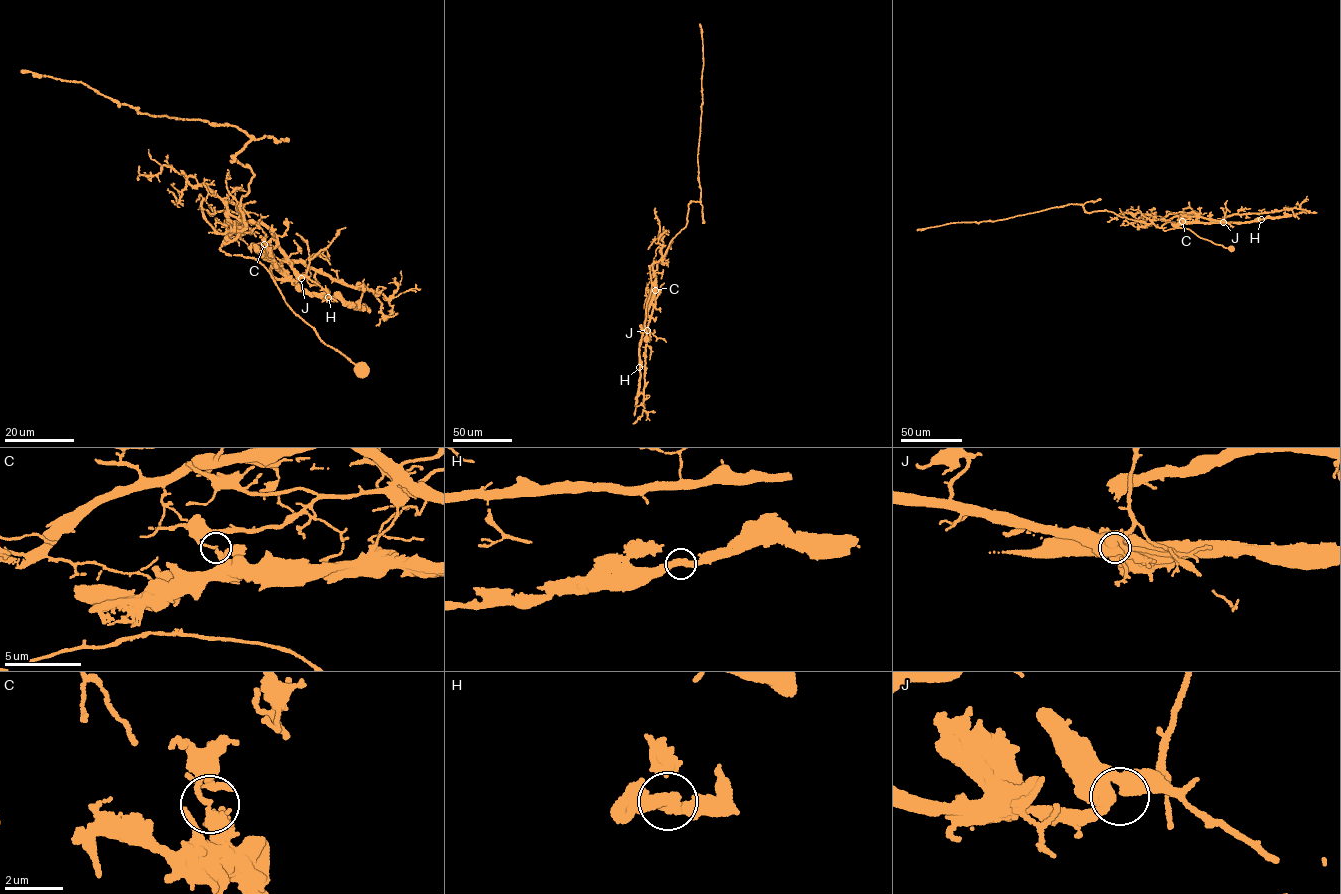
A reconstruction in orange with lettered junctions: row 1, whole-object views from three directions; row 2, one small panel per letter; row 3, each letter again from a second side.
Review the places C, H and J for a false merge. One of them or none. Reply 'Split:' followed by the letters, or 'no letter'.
Split: C

